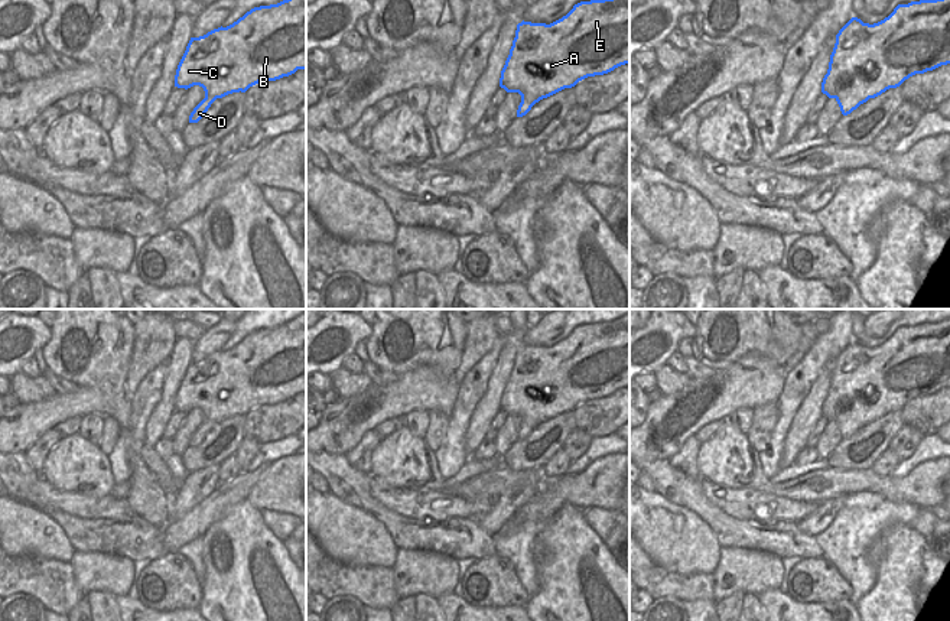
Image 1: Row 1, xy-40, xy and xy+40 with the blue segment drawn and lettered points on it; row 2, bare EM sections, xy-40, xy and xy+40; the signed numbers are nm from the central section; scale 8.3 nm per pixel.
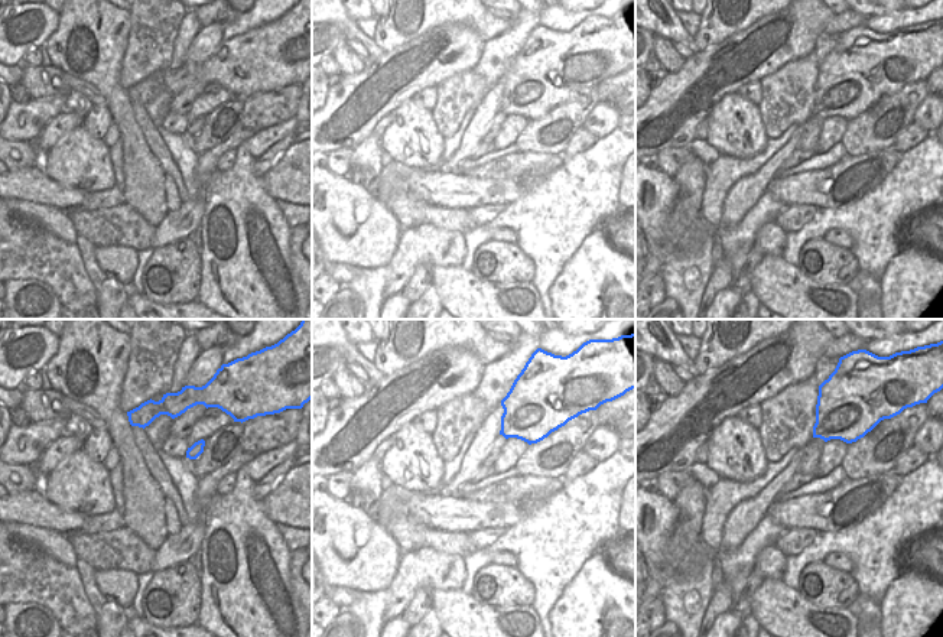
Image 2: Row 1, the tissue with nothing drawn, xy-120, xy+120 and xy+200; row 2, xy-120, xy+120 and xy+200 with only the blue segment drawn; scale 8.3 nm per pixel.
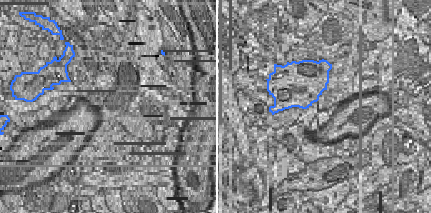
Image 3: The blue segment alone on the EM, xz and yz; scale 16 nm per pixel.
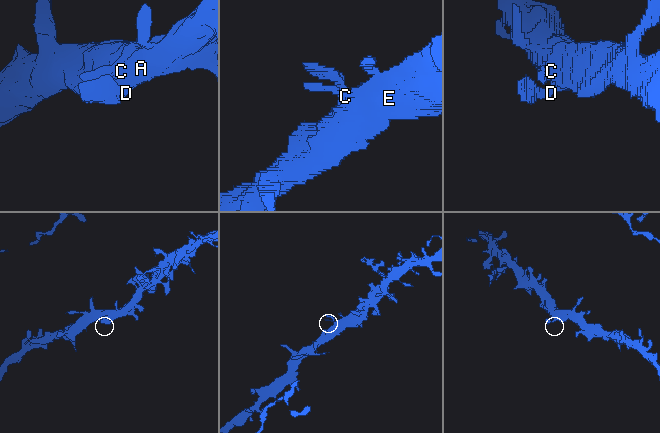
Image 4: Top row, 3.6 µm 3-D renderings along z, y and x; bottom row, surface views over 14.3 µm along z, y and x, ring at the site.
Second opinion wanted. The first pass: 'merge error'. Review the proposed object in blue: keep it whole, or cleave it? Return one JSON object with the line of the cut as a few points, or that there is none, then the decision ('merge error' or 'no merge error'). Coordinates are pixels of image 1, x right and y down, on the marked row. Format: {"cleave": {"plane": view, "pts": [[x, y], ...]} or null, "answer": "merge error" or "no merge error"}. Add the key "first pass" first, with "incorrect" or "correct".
{"first pass": "incorrect", "cleave": null, "answer": "no merge error"}

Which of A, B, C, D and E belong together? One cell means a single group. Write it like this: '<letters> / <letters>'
A B C D E

